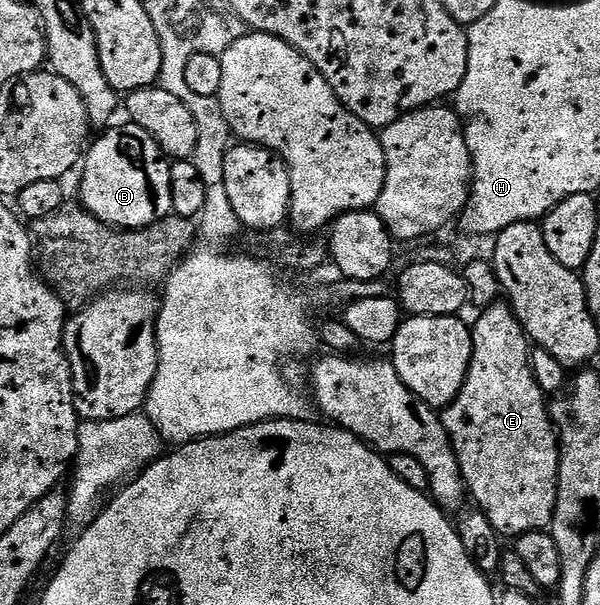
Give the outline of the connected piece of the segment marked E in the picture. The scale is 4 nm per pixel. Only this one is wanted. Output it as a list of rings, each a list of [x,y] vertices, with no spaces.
[[[499,301],[490,307],[483,307],[479,315],[482,316],[475,323],[472,323],[470,333],[472,337],[472,357],[468,365],[466,380],[458,396],[441,412],[440,418],[454,446],[454,452],[460,465],[462,482],[466,484],[469,498],[472,497],[478,502],[475,503],[477,510],[483,511],[488,517],[488,521],[492,521],[492,525],[497,529],[499,536],[506,537],[506,535],[511,535],[511,537],[517,537],[529,531],[541,531],[549,528],[552,521],[554,510],[556,509],[556,489],[558,488],[558,437],[554,429],[554,422],[550,419],[547,396],[540,389],[540,385],[534,379],[534,374],[530,368],[532,344],[526,334],[526,330],[523,329],[520,321],[515,317],[514,310],[511,309],[509,302]]]

